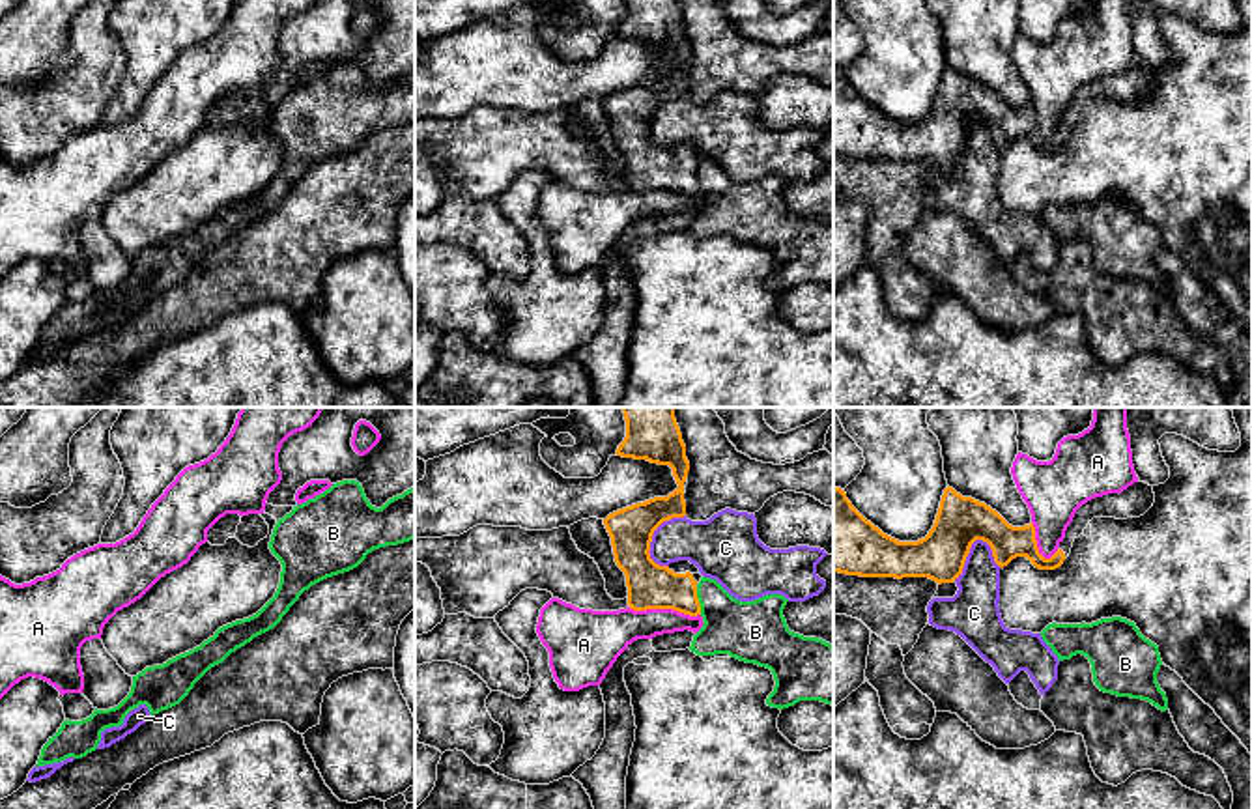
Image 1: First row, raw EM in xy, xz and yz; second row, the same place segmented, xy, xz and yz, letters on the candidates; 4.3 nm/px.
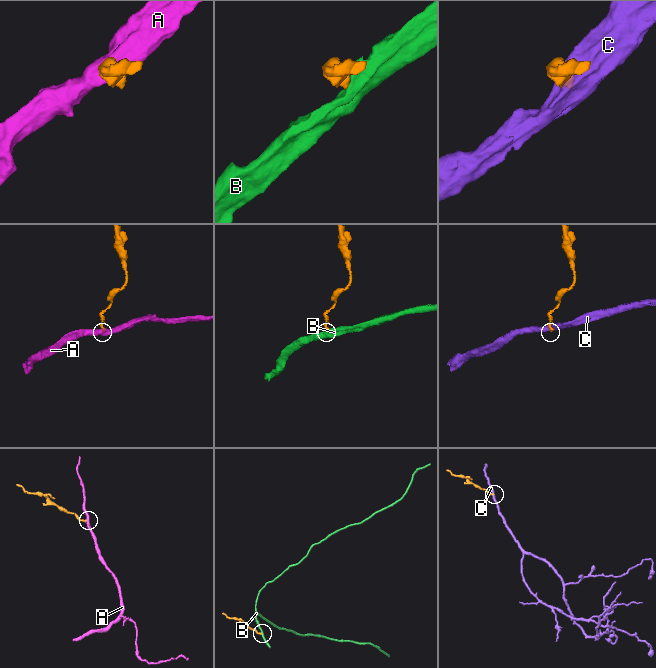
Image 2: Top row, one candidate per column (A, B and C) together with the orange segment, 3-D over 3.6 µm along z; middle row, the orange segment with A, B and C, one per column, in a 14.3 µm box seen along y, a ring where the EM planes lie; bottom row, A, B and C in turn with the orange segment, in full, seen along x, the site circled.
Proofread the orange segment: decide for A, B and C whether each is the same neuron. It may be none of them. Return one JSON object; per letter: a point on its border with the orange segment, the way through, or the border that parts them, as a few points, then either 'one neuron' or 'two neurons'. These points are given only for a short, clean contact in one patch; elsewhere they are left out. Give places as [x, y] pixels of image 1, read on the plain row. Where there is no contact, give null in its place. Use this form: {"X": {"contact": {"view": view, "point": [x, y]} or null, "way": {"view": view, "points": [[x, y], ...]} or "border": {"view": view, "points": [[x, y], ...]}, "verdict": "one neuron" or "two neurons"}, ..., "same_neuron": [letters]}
{"A": {"contact": {"view": "xz", "point": [664, 189]}, "border": {"view": "xz", "points": [[628, 189], [677, 191], [699, 197]]}, "verdict": "two neurons"}, "B": {"contact": {"view": "xz", "point": [697, 182]}, "border": {"view": "xz", "points": [[696, 169], [701, 195]]}, "verdict": "two neurons"}, "C": {"contact": {"view": "xz", "point": [653, 114]}, "verdict": "two neurons"}, "same_neuron": []}

